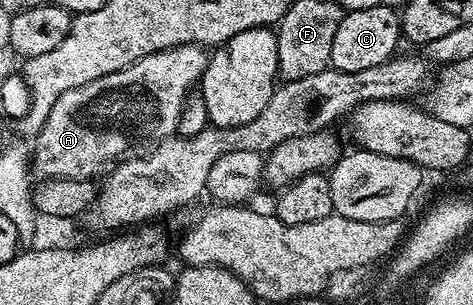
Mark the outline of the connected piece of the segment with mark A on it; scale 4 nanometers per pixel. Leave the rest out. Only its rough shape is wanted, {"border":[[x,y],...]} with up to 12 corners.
{"border":[[147,54],[67,90],[32,175],[93,180],[172,137],[208,61]]}

